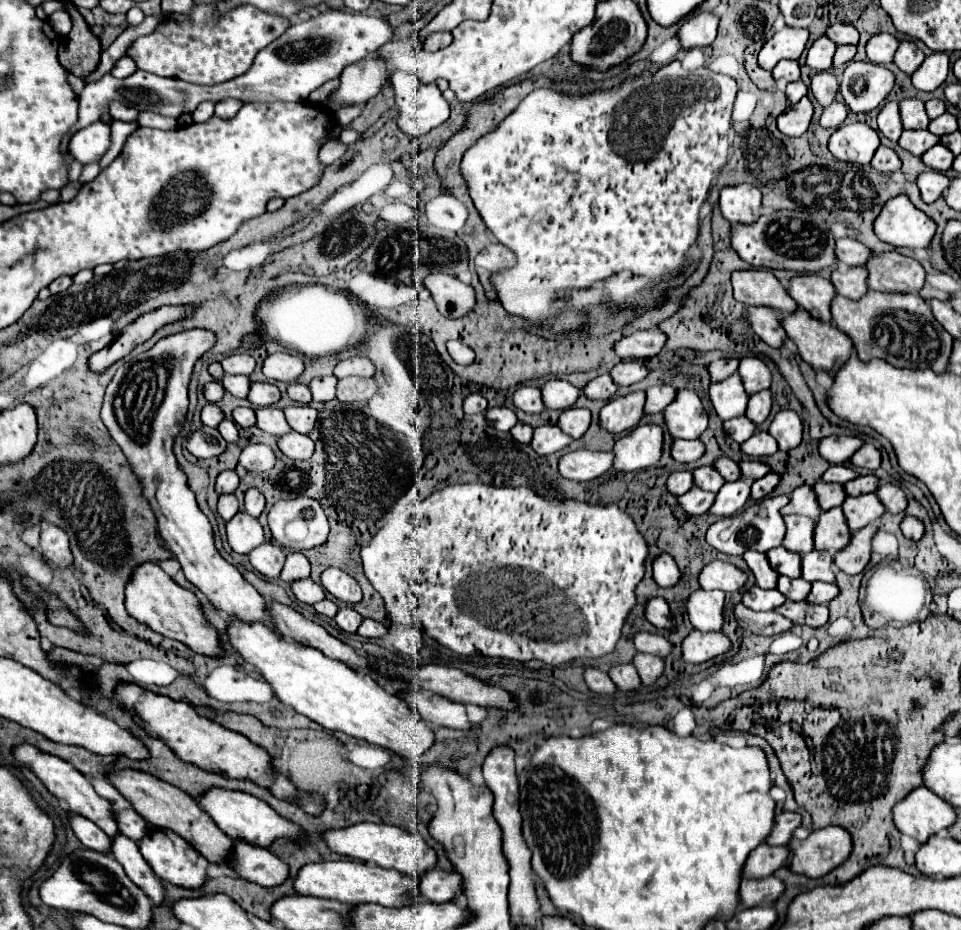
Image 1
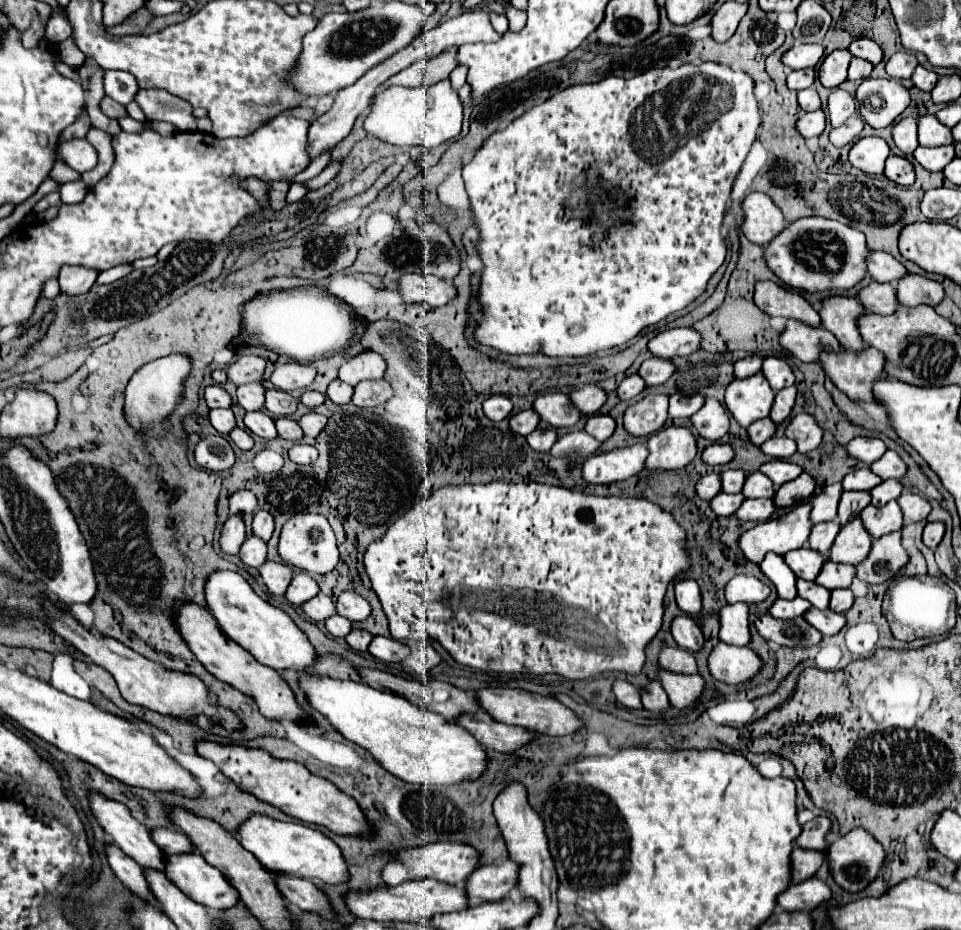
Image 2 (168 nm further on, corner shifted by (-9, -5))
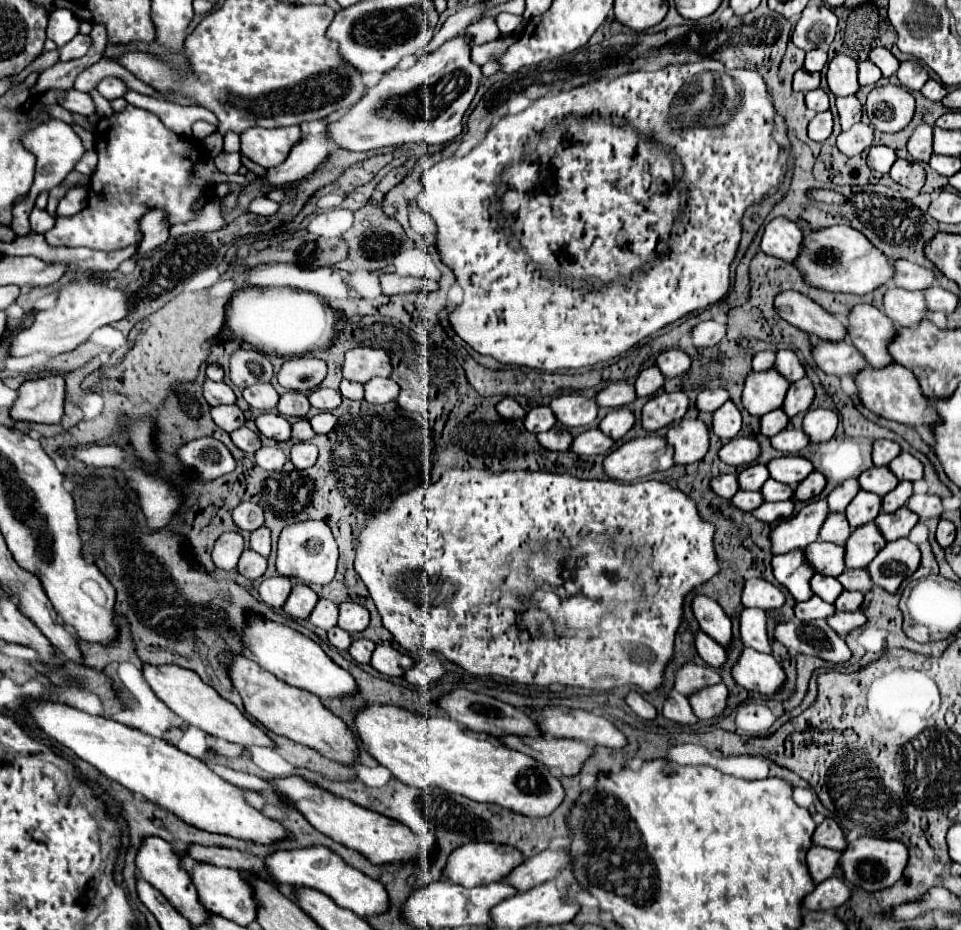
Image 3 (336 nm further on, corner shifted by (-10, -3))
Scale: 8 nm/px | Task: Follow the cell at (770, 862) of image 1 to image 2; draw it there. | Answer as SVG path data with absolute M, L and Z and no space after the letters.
M795 847L791 851L791 883L801 883L815 875L823 861L821 851L807 851L801 847Z

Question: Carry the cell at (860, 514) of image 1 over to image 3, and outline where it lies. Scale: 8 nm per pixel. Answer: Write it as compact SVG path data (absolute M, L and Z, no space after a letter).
M902 507L902 511L896 513L882 513L876 519L876 525L880 527L880 531L886 535L888 541L896 541L902 537L908 537L908 533L912 531L912 527L918 523L918 515L910 513L910 509Z

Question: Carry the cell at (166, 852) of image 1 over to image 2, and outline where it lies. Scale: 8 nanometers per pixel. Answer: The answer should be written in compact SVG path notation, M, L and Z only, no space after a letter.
M197 851L179 853L179 855L173 855L173 857L167 857L165 875L187 897L191 897L193 901L197 901L197 903L201 903L205 907L211 907L211 909L227 909L227 907L233 907L239 901L237 889L225 879L225 875L217 867L209 865Z

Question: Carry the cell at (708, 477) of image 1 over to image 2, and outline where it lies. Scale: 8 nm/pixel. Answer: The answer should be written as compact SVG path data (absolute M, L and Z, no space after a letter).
M727 469L721 473L721 491L723 493L739 493L747 473L741 469Z

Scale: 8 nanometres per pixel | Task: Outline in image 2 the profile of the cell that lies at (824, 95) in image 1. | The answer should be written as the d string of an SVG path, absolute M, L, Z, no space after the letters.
M835 87L829 95L829 117L831 117L831 125L843 125L847 117L851 117L855 113L855 99L841 87Z

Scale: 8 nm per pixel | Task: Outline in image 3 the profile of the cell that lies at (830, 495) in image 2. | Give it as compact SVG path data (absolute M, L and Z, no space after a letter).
M848 479L848 481L844 481L842 485L838 485L838 487L826 497L830 511L844 511L844 509L850 505L850 501L856 497L858 491L860 491L858 479Z

